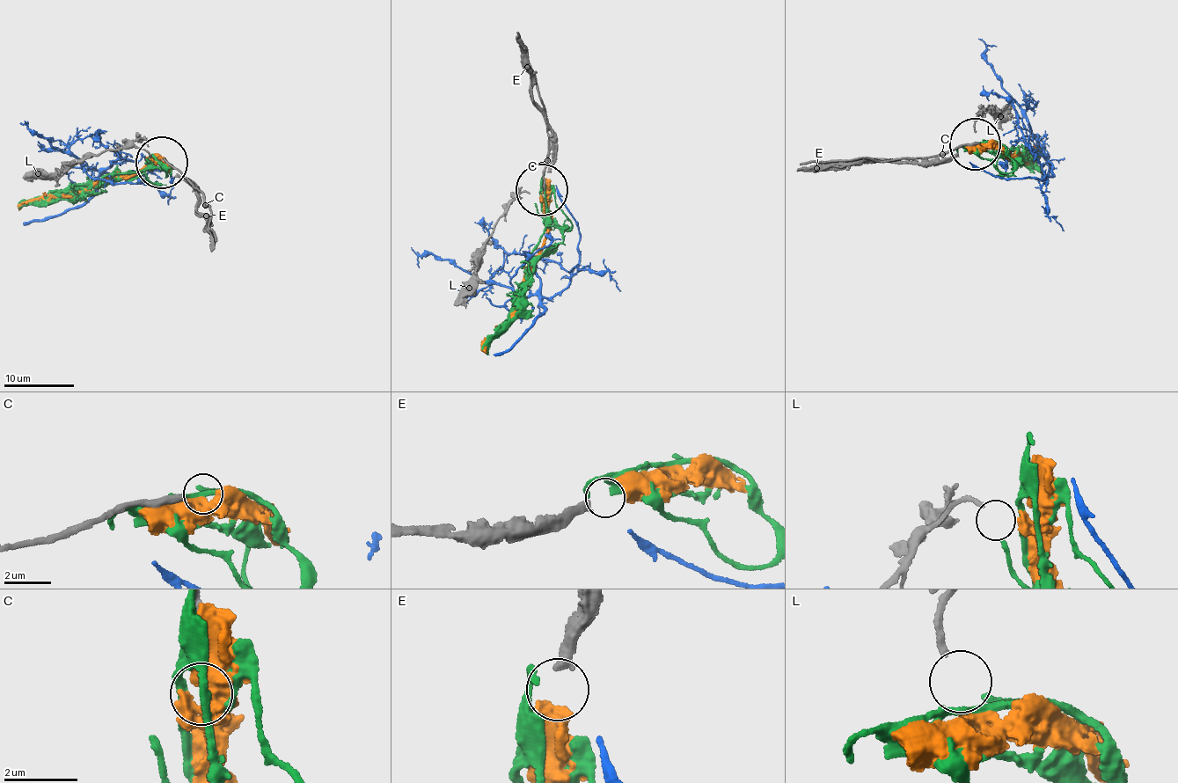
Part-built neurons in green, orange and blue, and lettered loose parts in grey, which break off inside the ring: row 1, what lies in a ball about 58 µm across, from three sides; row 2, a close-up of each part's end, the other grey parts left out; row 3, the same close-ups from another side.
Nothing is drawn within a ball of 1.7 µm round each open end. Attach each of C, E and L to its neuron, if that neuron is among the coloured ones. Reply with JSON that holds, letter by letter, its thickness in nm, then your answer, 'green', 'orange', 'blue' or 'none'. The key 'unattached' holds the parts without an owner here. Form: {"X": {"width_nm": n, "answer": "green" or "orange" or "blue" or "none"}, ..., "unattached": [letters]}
{"C": {"width_nm": 240, "answer": "none"}, "E": {"width_nm": 320, "answer": "orange"}, "L": {"width_nm": 160, "answer": "green"}, "unattached": ["C"]}

